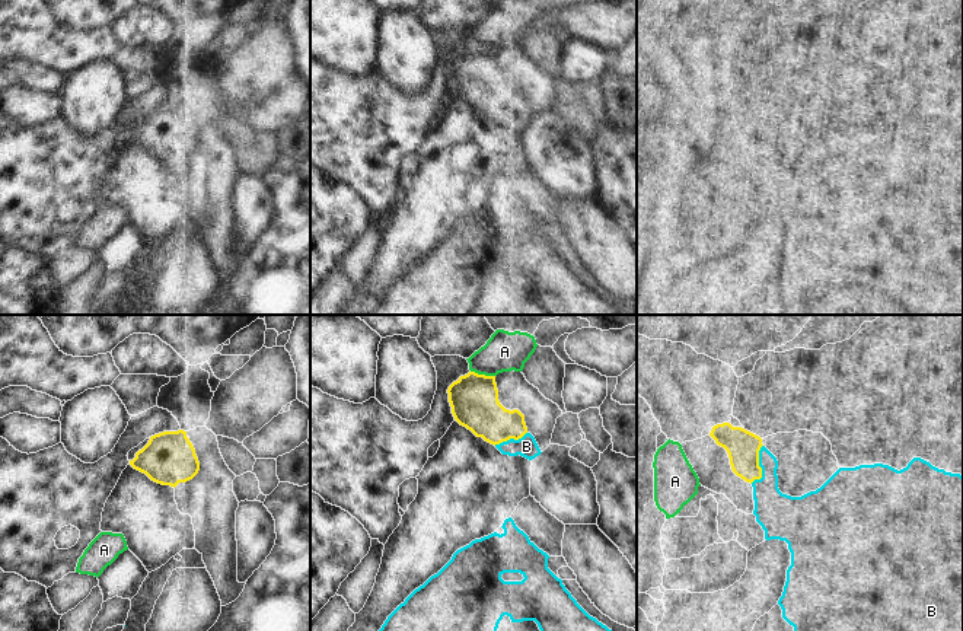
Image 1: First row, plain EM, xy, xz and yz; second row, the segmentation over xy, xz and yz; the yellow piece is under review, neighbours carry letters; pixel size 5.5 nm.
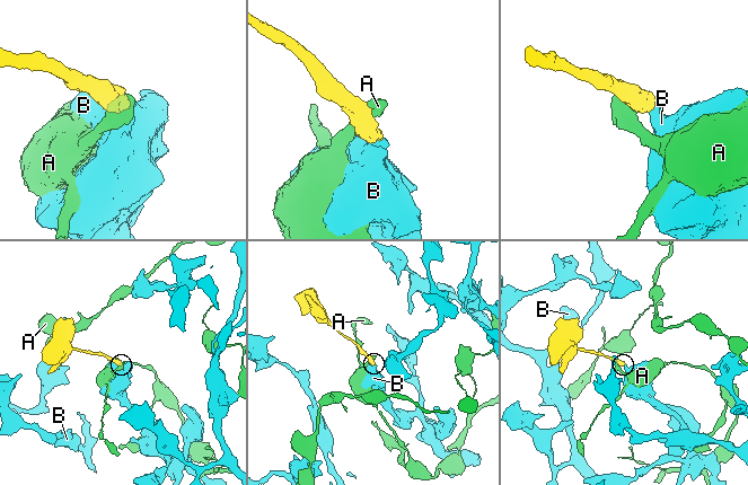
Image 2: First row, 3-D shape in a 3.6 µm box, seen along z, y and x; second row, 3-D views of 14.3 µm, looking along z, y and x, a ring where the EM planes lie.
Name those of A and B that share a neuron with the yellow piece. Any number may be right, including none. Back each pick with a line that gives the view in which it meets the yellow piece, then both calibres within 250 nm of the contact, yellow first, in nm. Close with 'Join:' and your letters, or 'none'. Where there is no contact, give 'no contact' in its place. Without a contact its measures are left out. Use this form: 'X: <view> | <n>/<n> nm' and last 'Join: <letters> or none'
B: yz | 180/200 nm
Join: B

